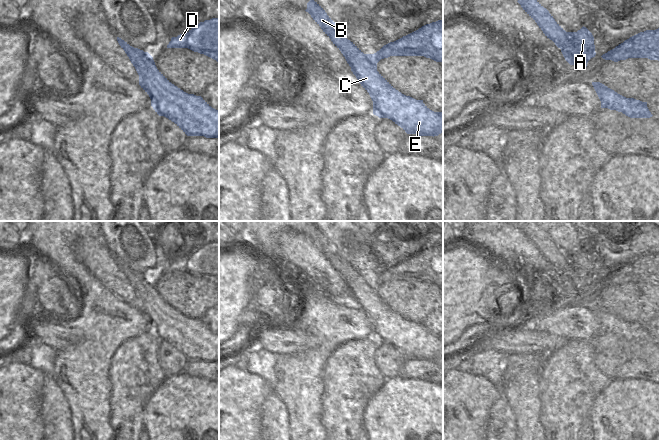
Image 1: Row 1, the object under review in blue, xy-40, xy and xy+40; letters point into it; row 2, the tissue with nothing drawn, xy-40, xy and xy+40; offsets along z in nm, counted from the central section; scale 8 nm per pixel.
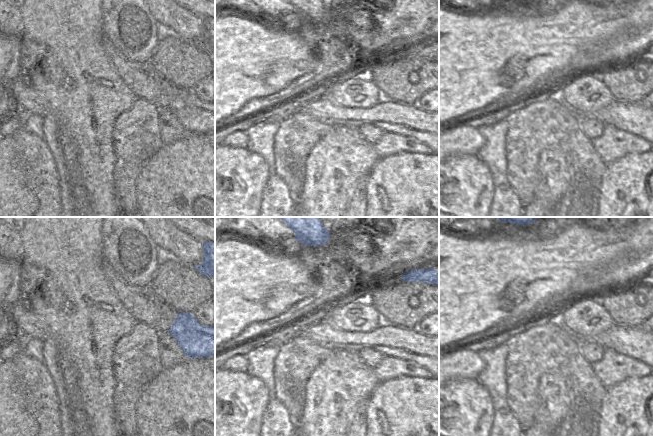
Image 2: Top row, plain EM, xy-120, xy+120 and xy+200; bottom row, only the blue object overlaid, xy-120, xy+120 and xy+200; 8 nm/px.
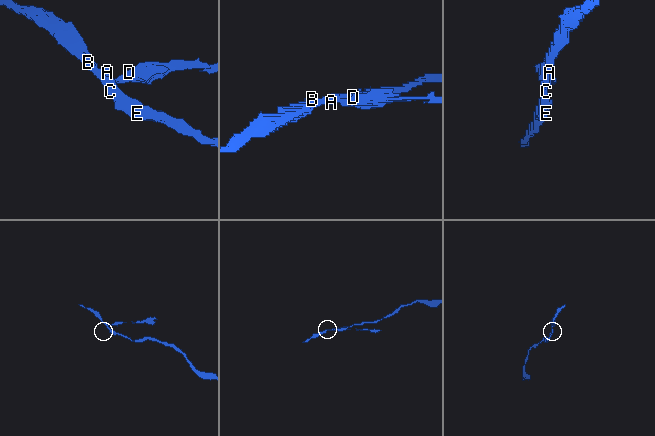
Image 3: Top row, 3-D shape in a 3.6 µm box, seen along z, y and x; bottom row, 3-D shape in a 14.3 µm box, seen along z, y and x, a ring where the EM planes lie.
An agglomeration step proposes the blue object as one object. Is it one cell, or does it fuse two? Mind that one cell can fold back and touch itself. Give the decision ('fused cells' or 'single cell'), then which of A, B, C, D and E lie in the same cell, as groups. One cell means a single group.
fused cells; A B C E / D

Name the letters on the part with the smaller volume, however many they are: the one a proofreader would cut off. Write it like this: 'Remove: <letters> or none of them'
Remove: D.

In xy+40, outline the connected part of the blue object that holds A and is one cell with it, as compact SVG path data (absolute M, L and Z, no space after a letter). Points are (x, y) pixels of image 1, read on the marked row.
M518 0L523 10L537 23L545 36L561 49L565 60L570 65L580 64L587 67L588 61L595 57L594 37L586 28L577 32L566 32L553 18L549 11L537 0Z

